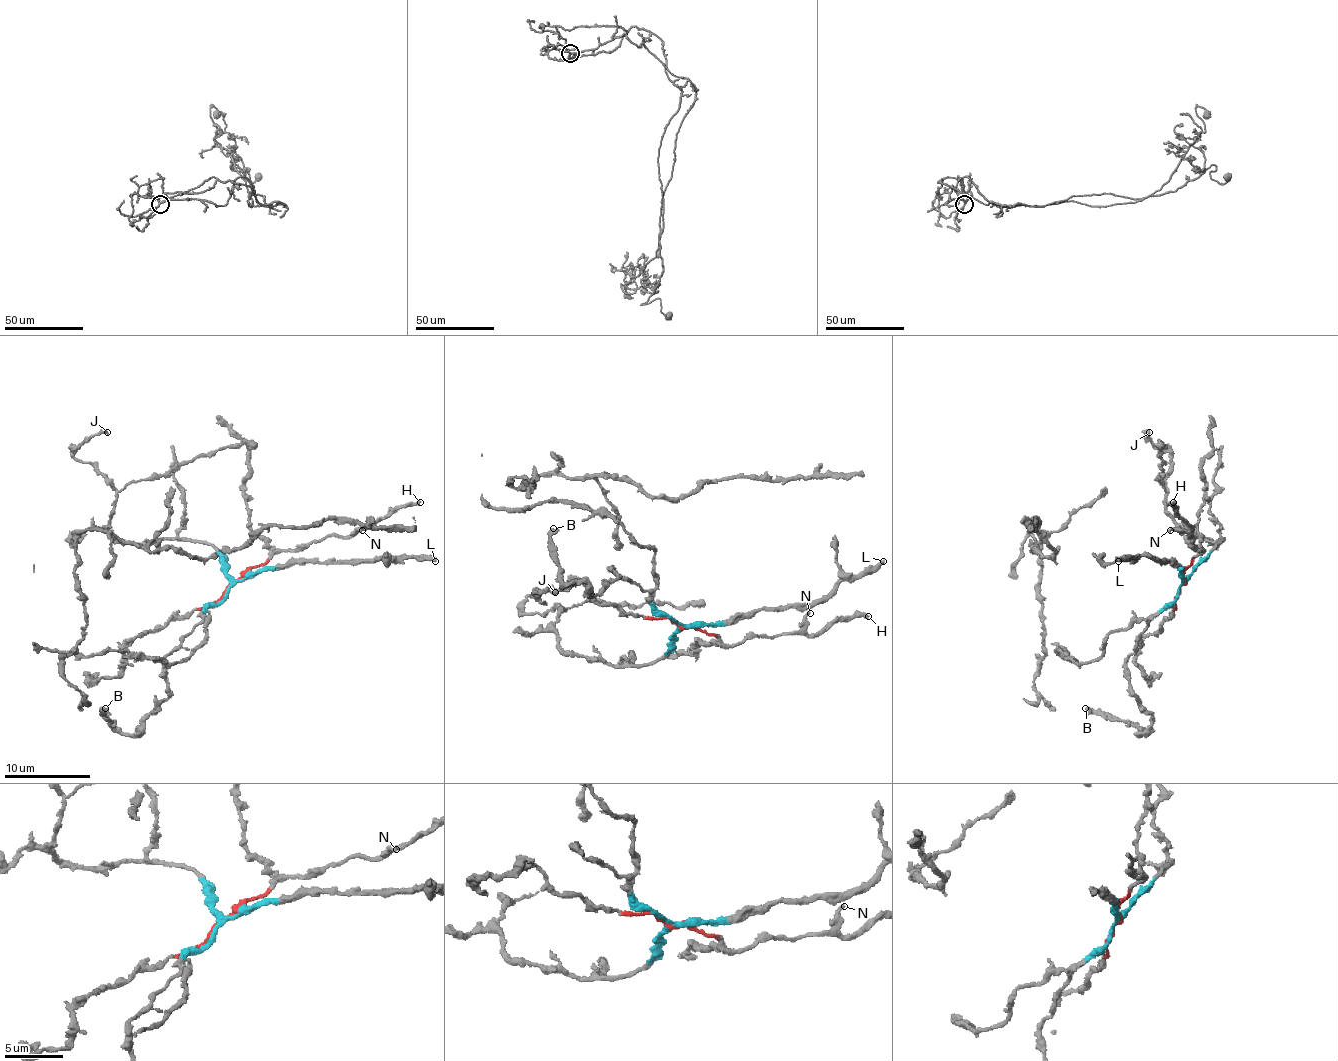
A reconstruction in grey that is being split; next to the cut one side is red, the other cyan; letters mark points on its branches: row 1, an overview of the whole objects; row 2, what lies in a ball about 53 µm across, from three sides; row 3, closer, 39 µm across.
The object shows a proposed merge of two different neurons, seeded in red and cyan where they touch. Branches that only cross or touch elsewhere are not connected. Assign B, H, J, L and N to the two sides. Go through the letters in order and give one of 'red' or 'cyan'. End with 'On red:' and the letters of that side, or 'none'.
B: cyan
H: red
J: cyan
L: cyan
N: red
On red: H, N

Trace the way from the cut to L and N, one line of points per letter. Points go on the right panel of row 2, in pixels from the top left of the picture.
L: (1182, 584), (1182, 573), (1171, 563), (1137, 556), (1117, 560)
N: (1182, 584), (1191, 563), (1201, 552), (1193, 543), (1191, 535), (1188, 537), (1169, 530)

